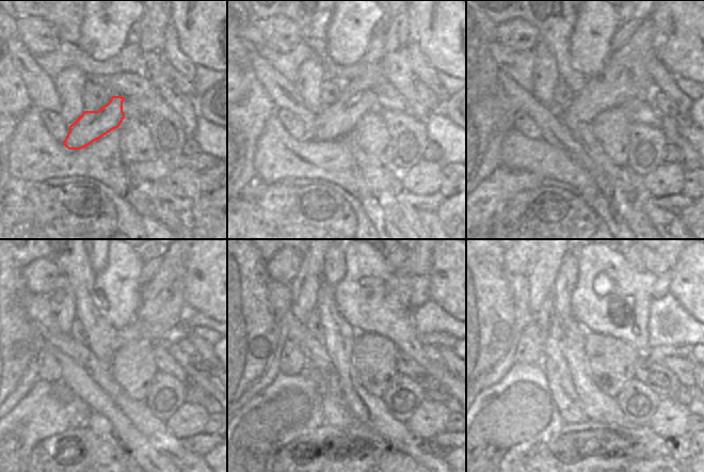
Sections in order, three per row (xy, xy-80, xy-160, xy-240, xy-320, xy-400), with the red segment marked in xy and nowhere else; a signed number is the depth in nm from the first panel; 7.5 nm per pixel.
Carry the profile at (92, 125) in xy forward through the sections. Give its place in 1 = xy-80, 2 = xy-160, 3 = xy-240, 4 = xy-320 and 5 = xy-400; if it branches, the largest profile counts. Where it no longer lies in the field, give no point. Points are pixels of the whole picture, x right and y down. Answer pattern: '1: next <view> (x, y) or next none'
1: next xy-80 (358, 96)
2: next xy-160 (612, 87)
3: next xy-240 (159, 320)
4: next xy-320 (421, 267)
5: next xy-400 (662, 263)

